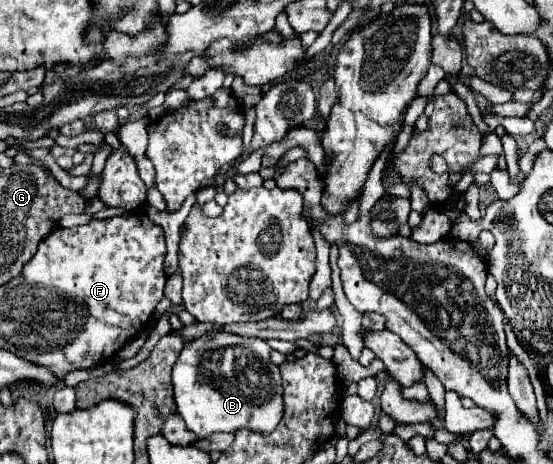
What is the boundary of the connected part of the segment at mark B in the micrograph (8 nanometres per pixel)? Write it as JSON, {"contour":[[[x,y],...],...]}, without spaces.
{"contour":[[[214,333],[190,341],[178,355],[172,369],[172,387],[176,411],[184,419],[186,427],[204,439],[216,431],[238,431],[242,427],[268,435],[282,419],[282,379],[278,365],[270,363],[270,347],[262,339],[234,337],[234,333]]]}

